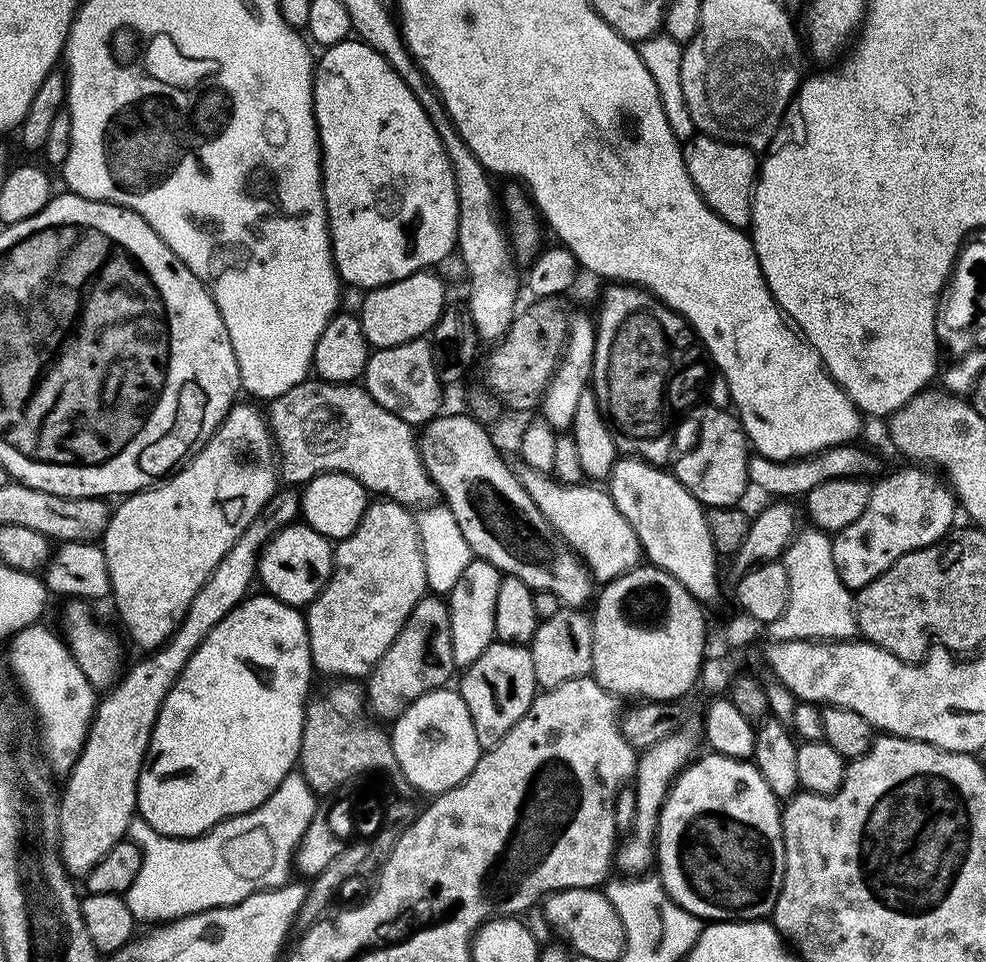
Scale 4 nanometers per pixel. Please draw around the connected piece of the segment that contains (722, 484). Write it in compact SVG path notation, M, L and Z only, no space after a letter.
M705 407L700 420L700 437L689 452L676 460L674 475L677 482L690 490L696 501L709 508L735 508L741 503L744 491L749 491L748 458L750 441L739 416L723 408Z

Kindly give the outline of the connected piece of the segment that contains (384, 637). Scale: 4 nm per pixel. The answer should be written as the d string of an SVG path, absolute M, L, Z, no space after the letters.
M387 498L369 503L362 514L362 522L344 540L335 545L332 557L332 577L315 600L306 608L308 641L312 666L317 673L325 672L328 678L364 678L390 650L390 642L398 638L410 610L429 591L426 562L420 545L415 515L402 504Z

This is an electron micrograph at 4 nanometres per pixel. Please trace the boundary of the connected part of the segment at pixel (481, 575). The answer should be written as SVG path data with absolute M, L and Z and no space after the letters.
M473 558L462 570L462 578L454 582L451 592L447 593L446 603L450 610L450 638L454 646L454 662L458 666L473 664L496 640L494 630L494 606L498 602L498 586L502 573L490 562Z

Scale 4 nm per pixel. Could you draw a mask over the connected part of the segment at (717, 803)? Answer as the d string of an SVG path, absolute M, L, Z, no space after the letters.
M707 754L701 758L693 759L692 763L680 773L672 782L672 789L664 800L660 811L660 821L656 827L656 843L654 845L654 864L660 871L658 877L664 885L665 891L678 907L685 908L690 915L697 916L704 922L747 922L750 920L763 920L771 917L774 906L778 902L778 894L782 890L784 881L784 843L782 842L782 826L780 825L781 805L776 796L762 782L762 774L755 763L746 760L735 760L729 756Z

